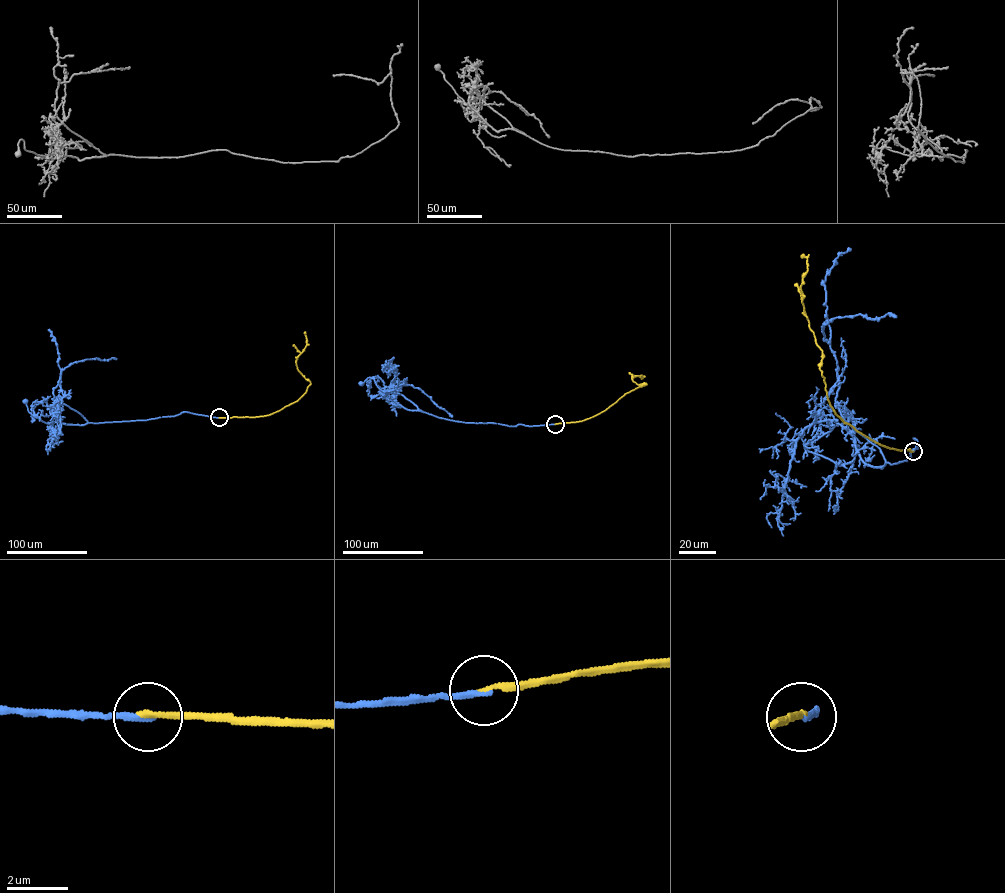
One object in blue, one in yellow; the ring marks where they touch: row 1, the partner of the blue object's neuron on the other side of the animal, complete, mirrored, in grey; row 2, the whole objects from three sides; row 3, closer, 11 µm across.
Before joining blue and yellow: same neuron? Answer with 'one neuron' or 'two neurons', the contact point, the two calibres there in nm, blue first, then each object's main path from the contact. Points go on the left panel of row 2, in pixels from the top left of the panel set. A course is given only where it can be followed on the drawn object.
one neuron | (219, 417) | 200/240 nm | blue via (219, 417), (182, 412), (146, 420), (80, 425), (62, 423), (57, 418), (48, 423), (28, 412), (25, 401) | yellow via (219, 417), (262, 416), (297, 401), (310, 384), (296, 363), (306, 344), (305, 332)

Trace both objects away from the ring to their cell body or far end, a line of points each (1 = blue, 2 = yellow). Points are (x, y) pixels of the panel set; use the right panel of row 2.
1: (913, 451), (915, 438), (910, 459), (881, 468), (858, 452), (839, 465), (805, 448), (819, 414)
2: (913, 451), (880, 445), (835, 414), (819, 368), (822, 350), (802, 300), (800, 285), (807, 263), (801, 255)

